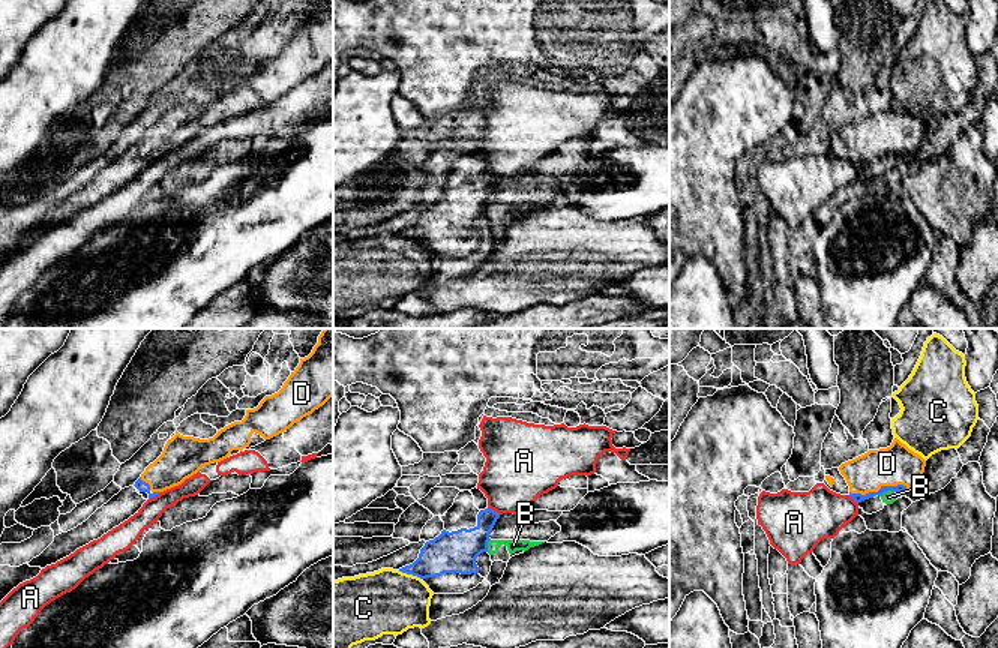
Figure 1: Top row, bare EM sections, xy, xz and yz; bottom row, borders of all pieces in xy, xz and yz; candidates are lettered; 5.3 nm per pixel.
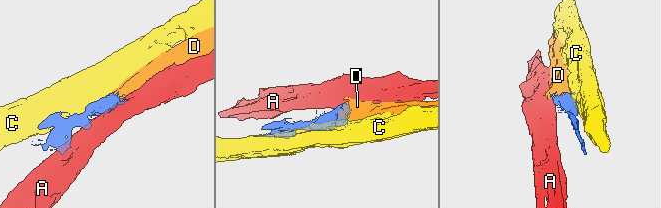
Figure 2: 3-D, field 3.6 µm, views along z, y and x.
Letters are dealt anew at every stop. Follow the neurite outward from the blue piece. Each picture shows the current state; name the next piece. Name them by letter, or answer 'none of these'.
D

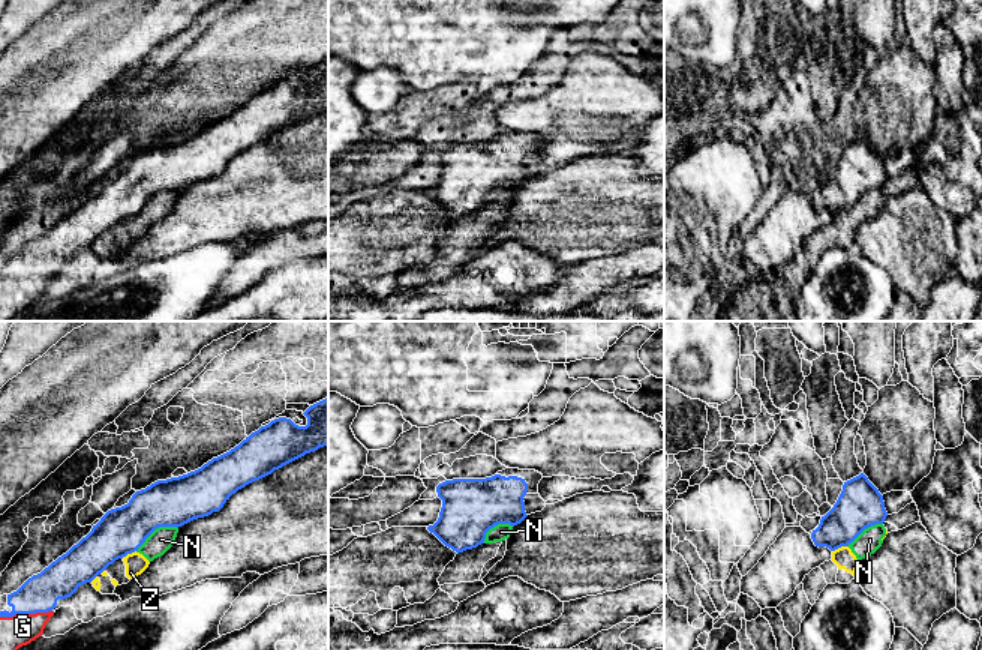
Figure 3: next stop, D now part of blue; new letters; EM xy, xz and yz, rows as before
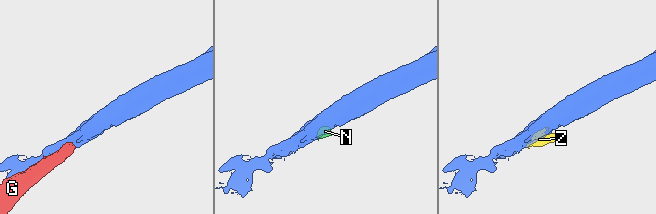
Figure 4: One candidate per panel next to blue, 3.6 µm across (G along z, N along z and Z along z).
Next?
G

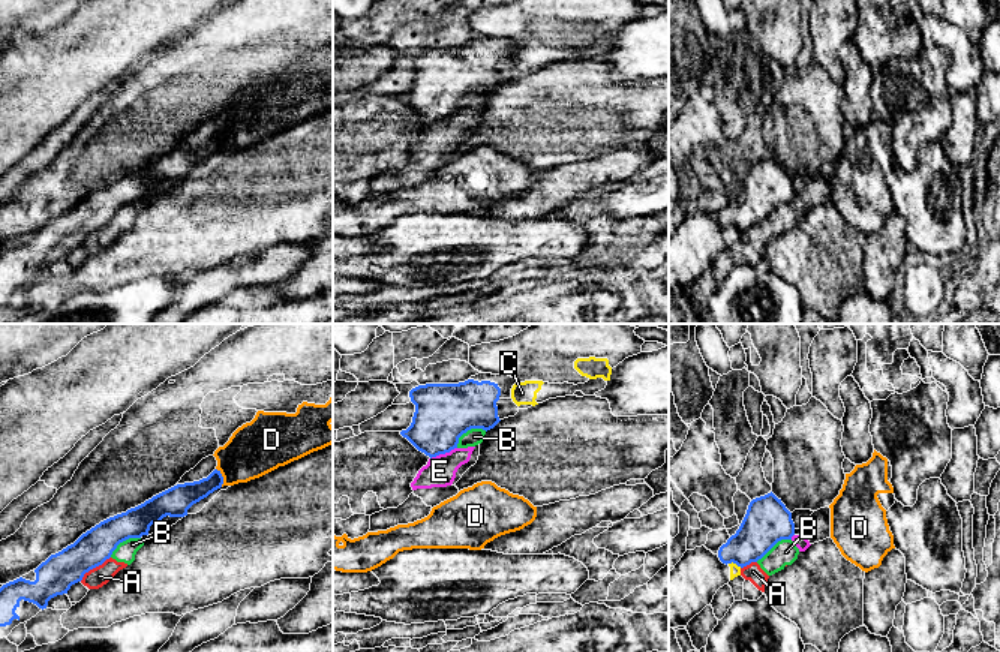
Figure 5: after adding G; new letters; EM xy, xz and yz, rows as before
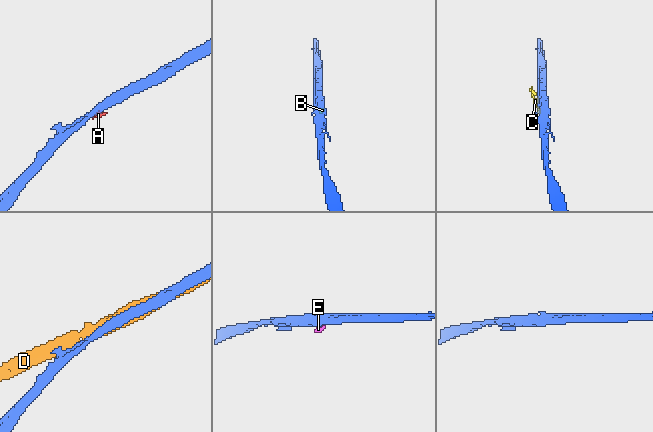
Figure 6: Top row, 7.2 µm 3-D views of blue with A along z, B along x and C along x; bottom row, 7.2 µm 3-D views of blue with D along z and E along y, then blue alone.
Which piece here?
none of these

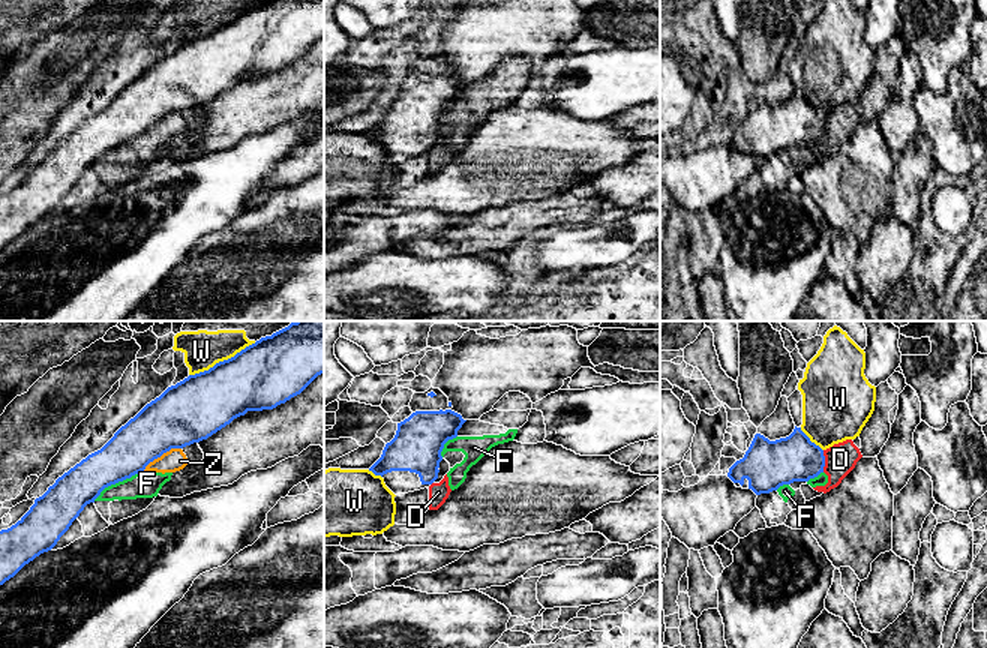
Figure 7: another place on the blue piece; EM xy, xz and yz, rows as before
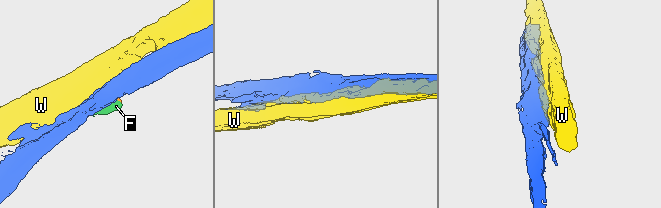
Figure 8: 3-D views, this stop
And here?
none of these

